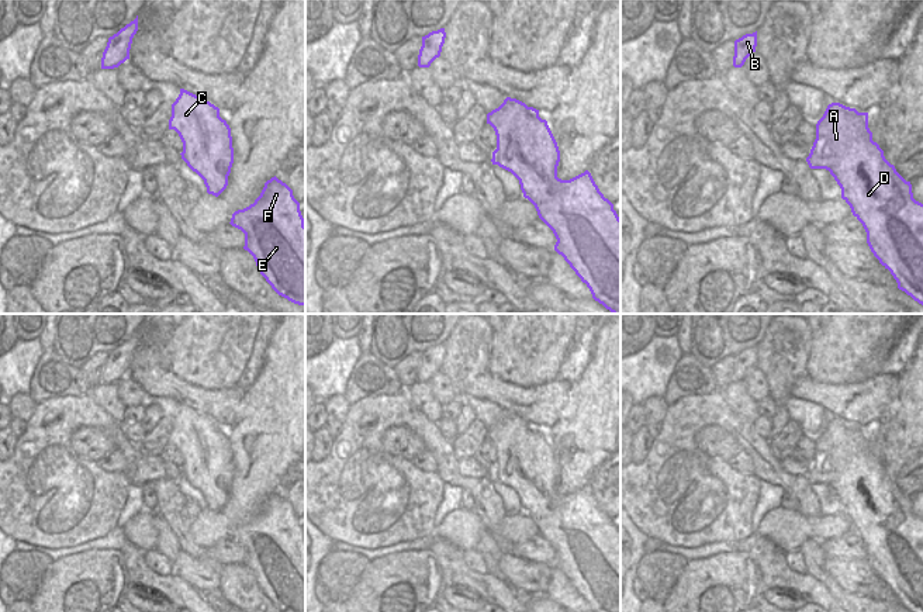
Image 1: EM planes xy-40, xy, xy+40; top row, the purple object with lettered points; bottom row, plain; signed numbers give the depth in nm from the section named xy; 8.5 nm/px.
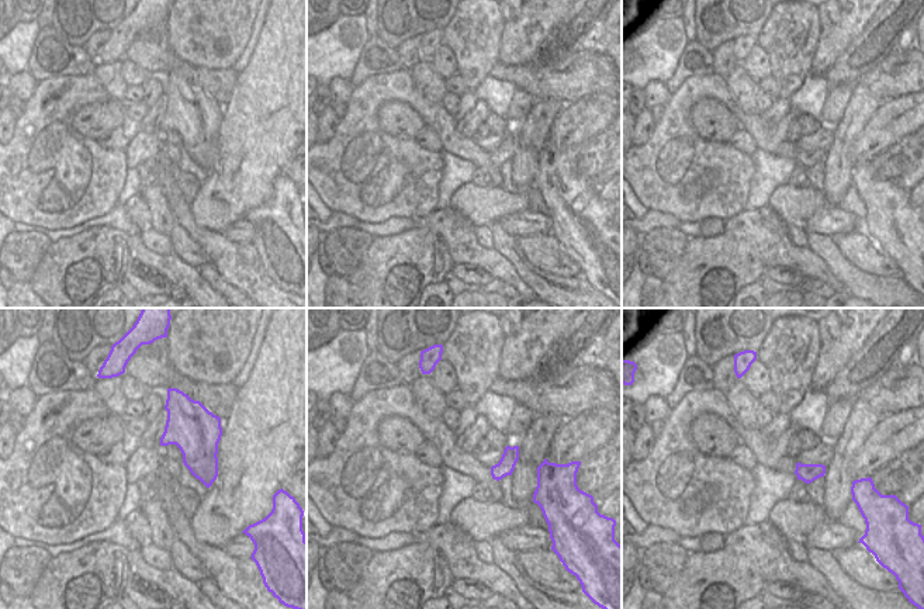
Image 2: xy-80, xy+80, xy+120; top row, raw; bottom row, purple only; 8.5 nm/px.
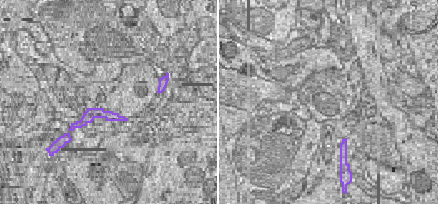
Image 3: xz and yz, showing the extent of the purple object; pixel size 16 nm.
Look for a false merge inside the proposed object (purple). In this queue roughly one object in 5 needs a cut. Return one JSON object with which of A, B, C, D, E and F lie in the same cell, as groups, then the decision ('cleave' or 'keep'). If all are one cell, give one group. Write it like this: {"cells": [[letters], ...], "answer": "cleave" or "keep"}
{"cells": [["A", "B", "C", "D", "E", "F"]], "answer": "keep"}

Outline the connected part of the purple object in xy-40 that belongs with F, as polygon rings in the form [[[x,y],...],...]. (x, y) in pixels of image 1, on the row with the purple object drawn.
[[[276,176],[265,183],[253,204],[232,214],[232,227],[245,234],[245,246],[266,281],[288,301],[305,305],[305,225],[293,190]]]

